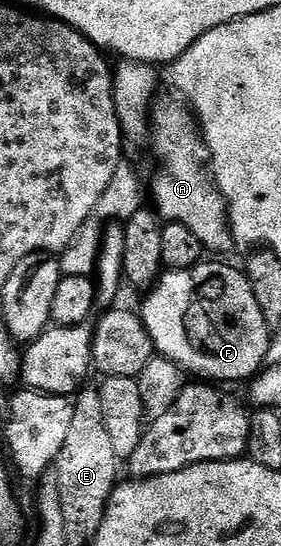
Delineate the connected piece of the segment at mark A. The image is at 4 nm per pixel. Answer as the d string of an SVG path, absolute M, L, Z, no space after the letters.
M182 102L179 103L161 104L155 111L155 120L151 123L151 151L159 162L159 176L149 183L149 195L150 198L151 195L155 198L153 207L160 220L187 226L203 242L208 252L223 251L233 243L231 225L227 221L227 204L223 202L222 195L209 178L209 156L207 144L203 142L203 132L194 114Z

